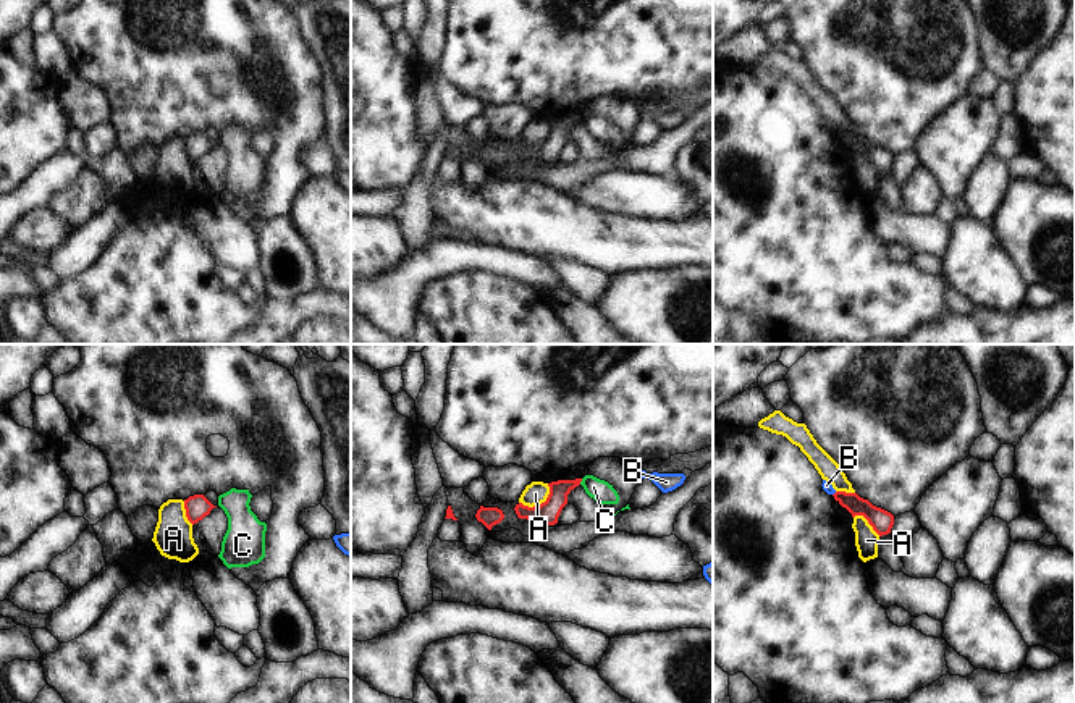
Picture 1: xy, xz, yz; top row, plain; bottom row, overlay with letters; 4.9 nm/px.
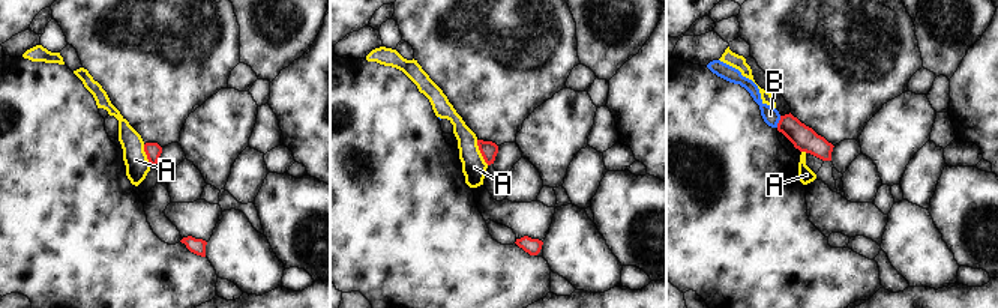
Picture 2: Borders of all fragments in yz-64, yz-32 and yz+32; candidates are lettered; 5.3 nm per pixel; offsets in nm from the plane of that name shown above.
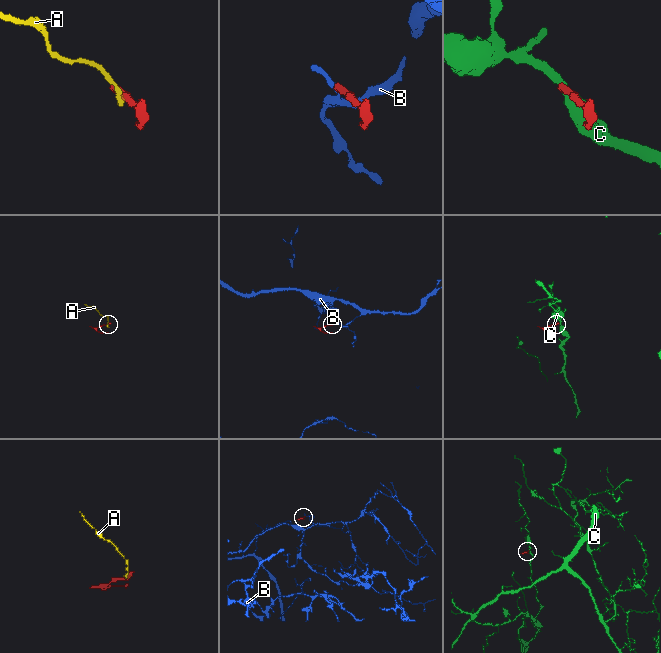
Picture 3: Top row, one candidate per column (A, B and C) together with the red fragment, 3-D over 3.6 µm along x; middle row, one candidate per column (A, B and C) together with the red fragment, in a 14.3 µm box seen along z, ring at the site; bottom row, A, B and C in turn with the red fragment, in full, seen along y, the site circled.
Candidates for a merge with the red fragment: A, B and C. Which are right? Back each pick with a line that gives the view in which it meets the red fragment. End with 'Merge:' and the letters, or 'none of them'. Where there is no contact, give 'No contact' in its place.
Merge: none of them

